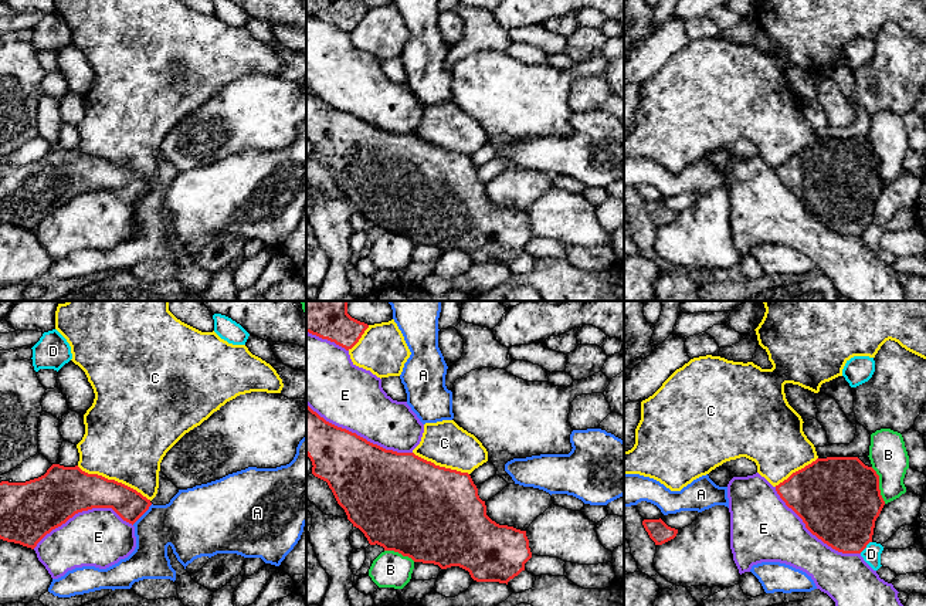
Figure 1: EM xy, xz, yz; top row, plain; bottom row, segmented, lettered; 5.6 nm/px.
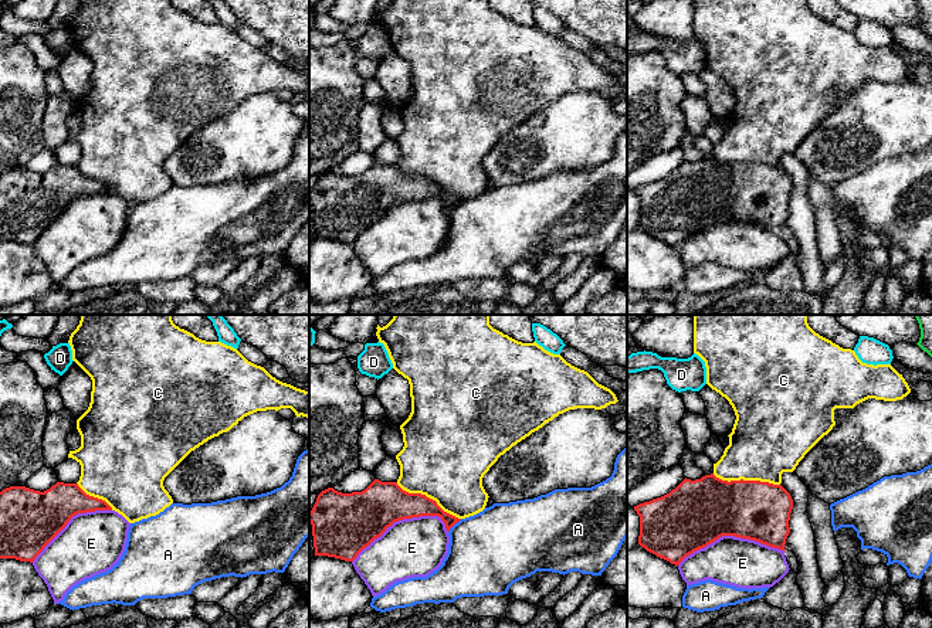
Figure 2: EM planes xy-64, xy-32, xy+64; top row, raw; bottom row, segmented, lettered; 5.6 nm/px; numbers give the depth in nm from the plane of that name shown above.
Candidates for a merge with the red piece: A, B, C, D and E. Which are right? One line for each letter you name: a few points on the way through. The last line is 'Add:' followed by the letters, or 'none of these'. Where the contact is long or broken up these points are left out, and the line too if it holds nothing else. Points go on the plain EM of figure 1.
Add: none of these

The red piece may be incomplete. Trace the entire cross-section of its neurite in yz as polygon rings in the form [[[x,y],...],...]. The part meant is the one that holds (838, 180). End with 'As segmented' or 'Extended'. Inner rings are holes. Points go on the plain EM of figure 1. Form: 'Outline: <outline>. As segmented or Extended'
Outline: [[[858,139],[817,141],[776,167],[805,210],[832,231],[861,236],[885,183],[879,158]]]. As segmented

